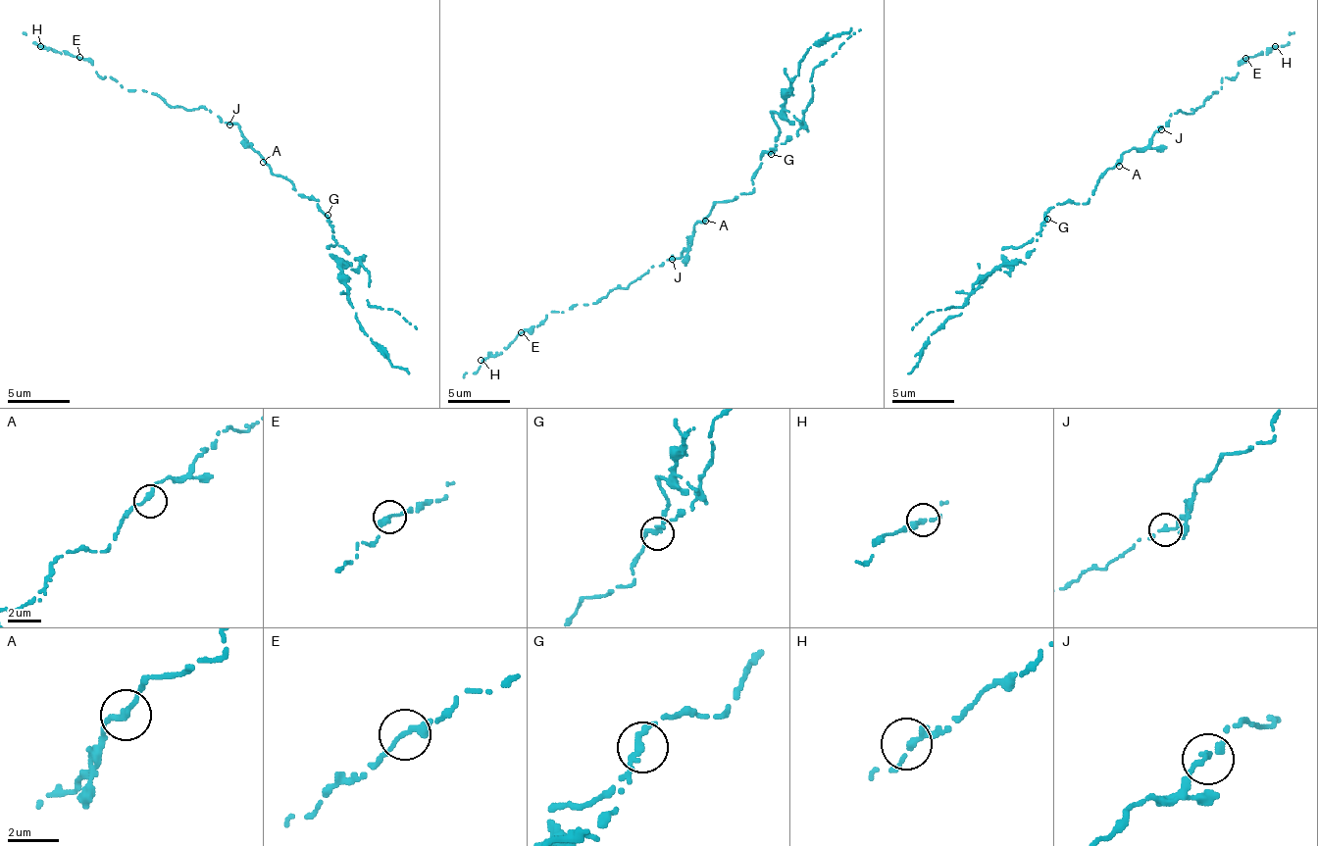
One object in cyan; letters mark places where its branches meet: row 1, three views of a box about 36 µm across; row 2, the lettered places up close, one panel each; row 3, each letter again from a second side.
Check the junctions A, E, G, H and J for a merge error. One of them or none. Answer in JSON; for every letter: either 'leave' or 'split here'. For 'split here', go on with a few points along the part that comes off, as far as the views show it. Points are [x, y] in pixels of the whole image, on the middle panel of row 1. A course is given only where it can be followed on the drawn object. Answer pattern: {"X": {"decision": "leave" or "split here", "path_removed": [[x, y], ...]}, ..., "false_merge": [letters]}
{"A": {"decision": "leave"}, "E": {"decision": "leave"}, "G": {"decision": "split here", "path_removed": [[772, 155], [801, 126], [813, 93], [809, 81], [812, 70], [861, 30]]}, "H": {"decision": "leave"}, "J": {"decision": "leave"}, "false_merge": ["G"]}

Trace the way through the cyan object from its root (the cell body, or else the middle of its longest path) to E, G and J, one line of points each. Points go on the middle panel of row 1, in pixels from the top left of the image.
E: (705, 217), (693, 225), (678, 259), (653, 265), (595, 304), (552, 312), (521, 332)
G: (705, 217), (717, 203), (730, 203), (747, 194), (753, 188), (760, 157), (766, 151), (772, 155)
J: (705, 217), (693, 225), (693, 238), (682, 256), (672, 259)

